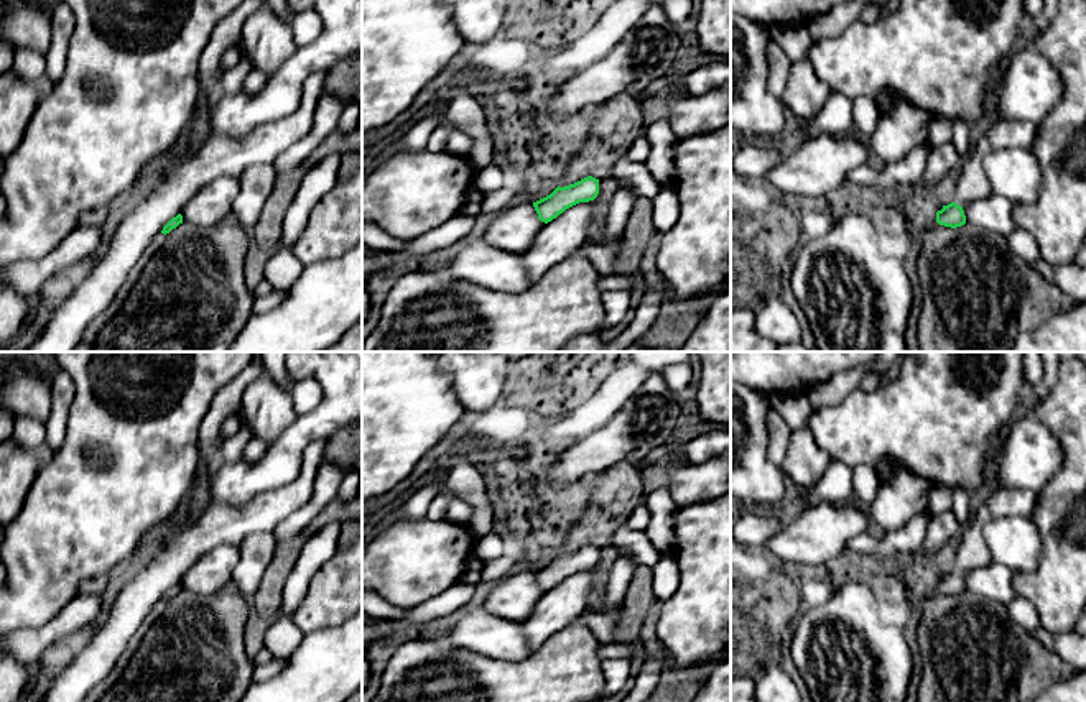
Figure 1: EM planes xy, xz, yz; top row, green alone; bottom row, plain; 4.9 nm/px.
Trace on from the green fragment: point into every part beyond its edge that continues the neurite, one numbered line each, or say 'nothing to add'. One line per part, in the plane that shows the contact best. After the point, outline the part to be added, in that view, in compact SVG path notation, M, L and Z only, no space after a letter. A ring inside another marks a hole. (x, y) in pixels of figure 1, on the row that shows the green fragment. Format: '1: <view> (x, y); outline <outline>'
nothing to add

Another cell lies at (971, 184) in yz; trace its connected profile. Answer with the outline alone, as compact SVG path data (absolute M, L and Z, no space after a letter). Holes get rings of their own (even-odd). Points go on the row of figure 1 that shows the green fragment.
M999 120L961 159L954 202L961 207L991 196L984 171L984 156L992 150L1032 148L1037 125L1020 120Z

